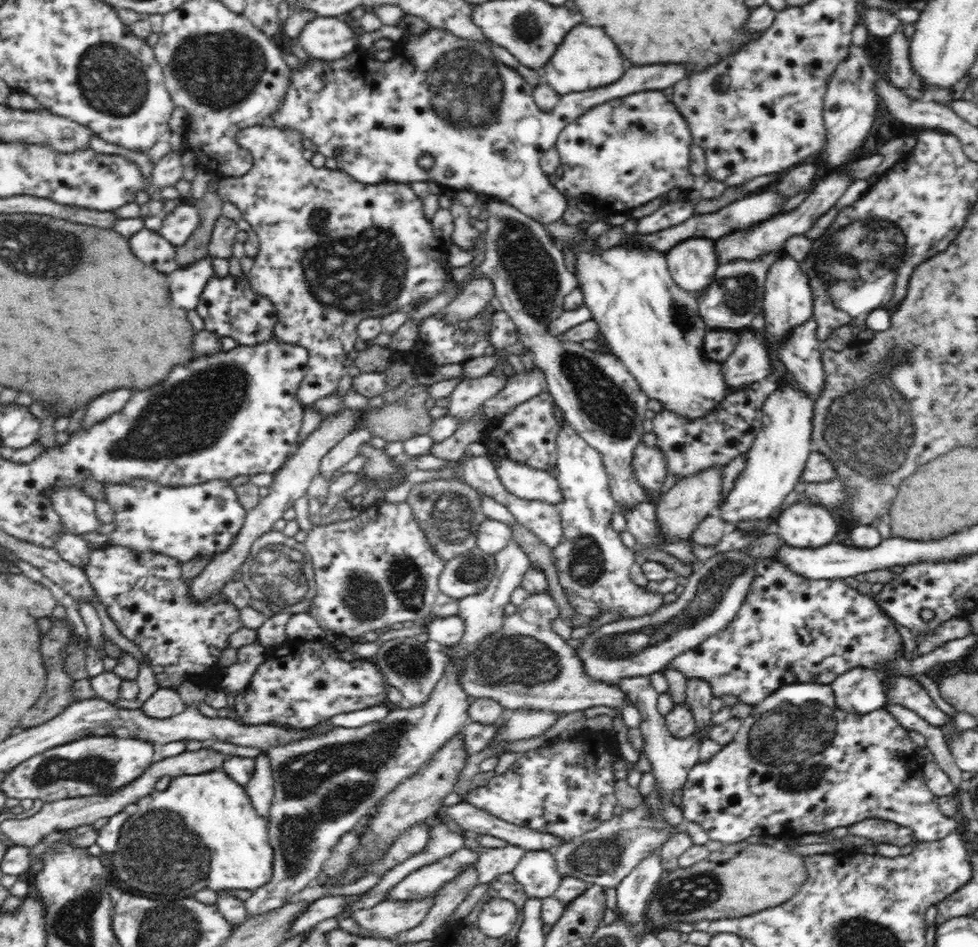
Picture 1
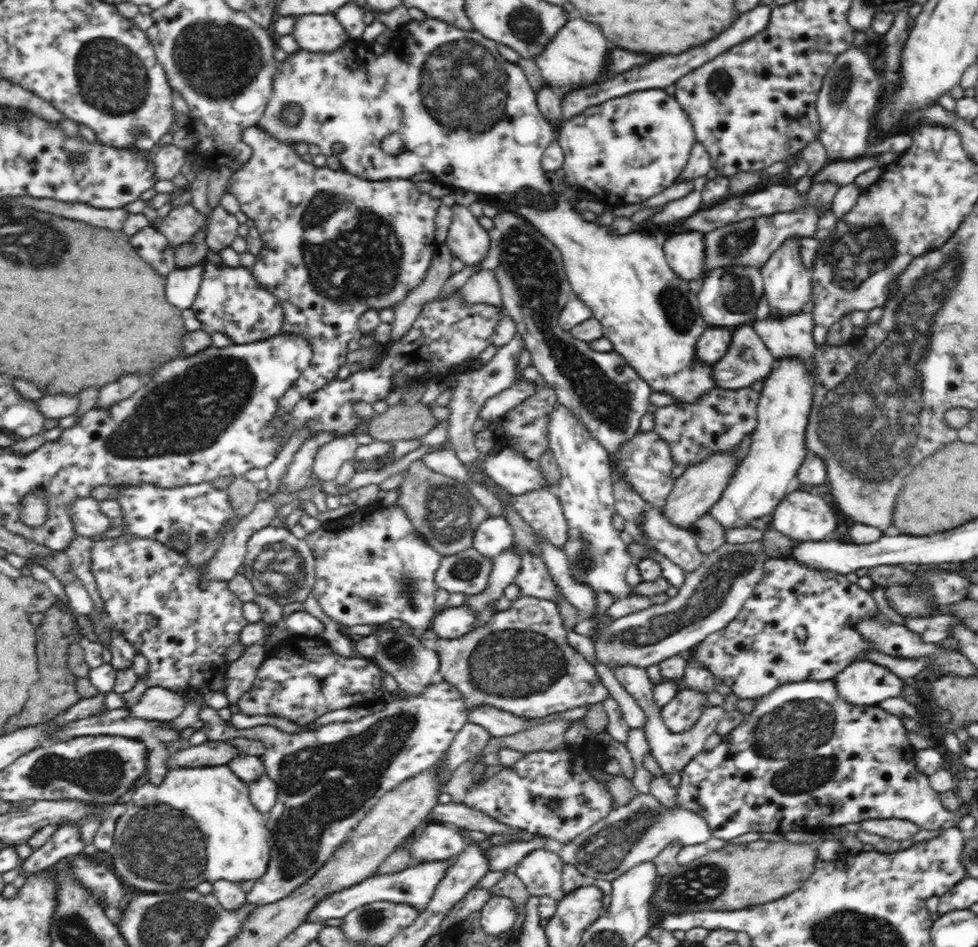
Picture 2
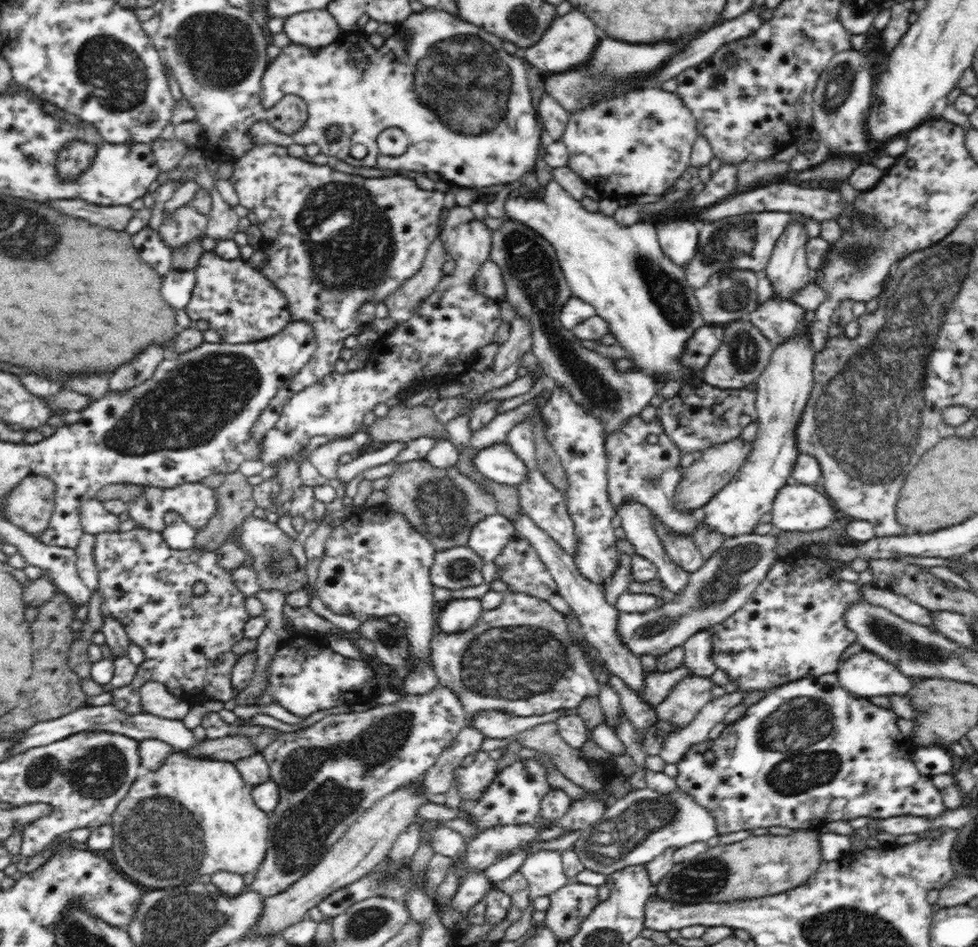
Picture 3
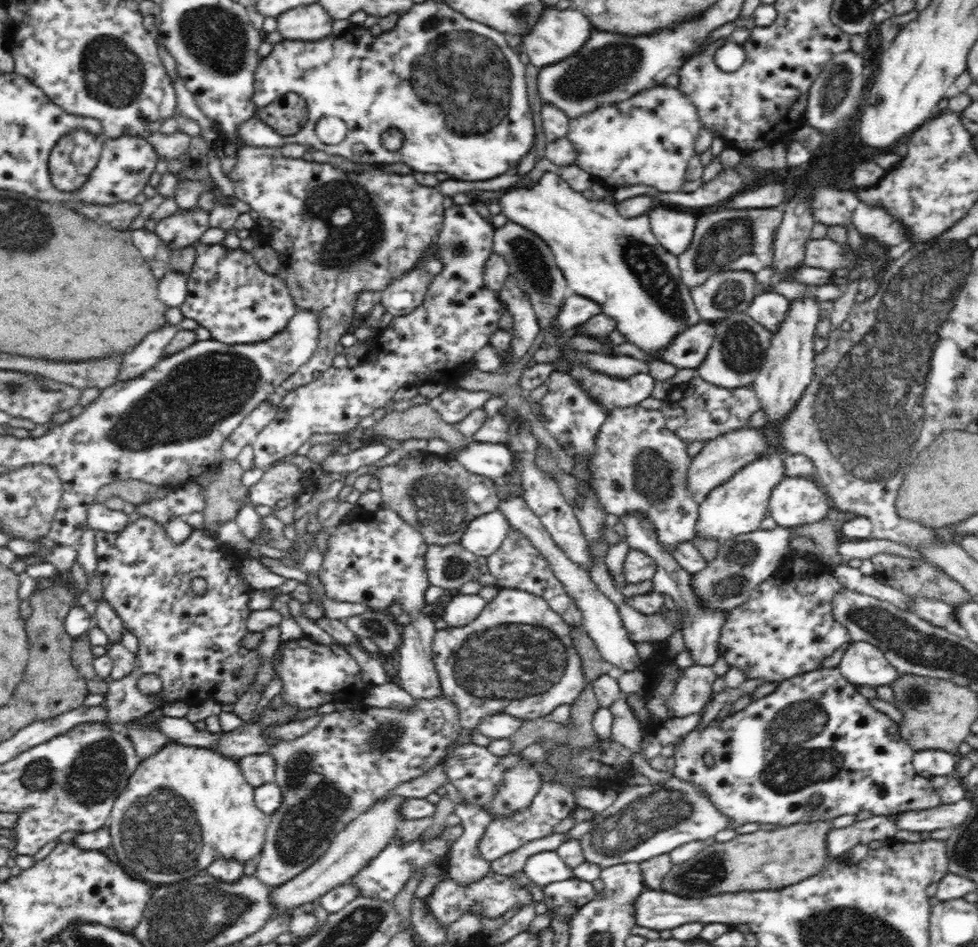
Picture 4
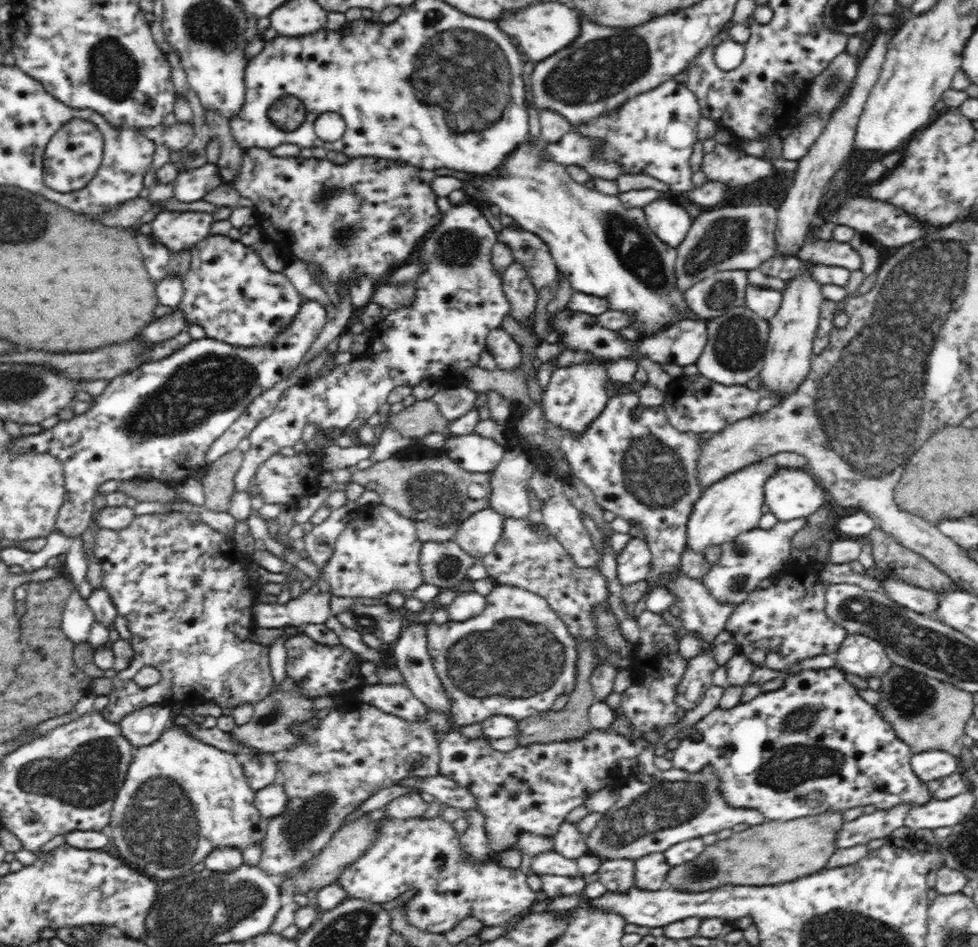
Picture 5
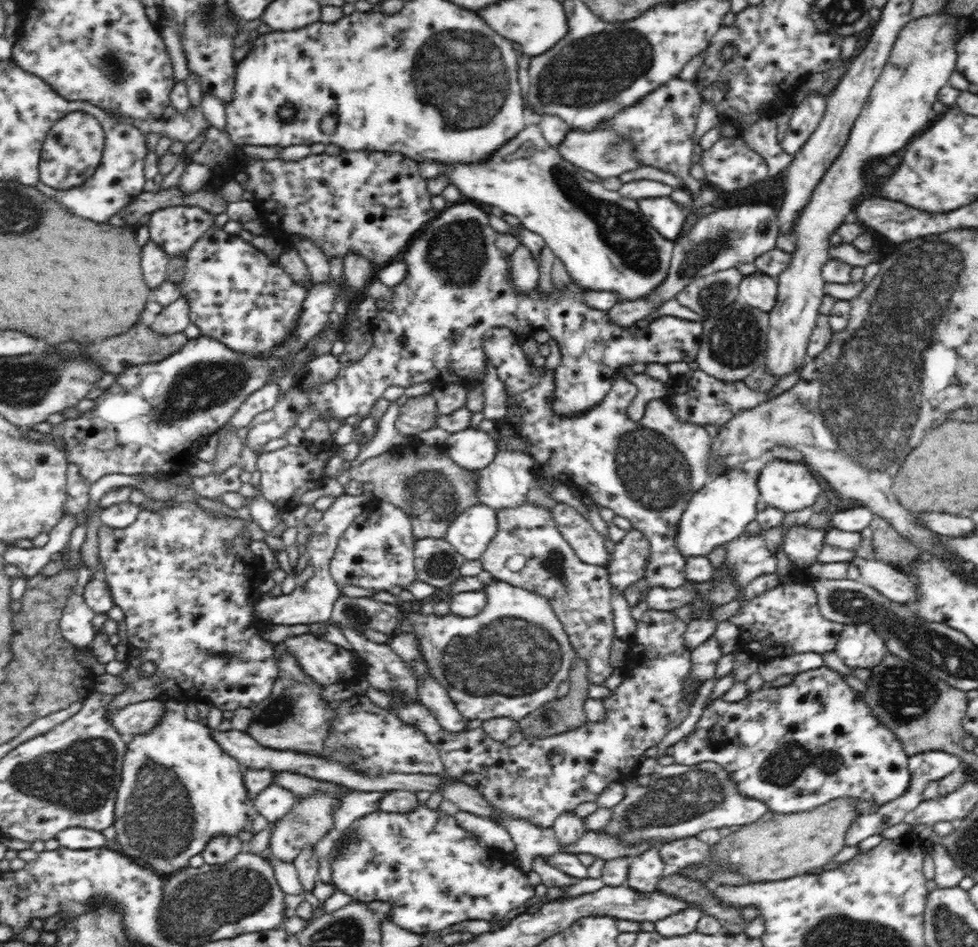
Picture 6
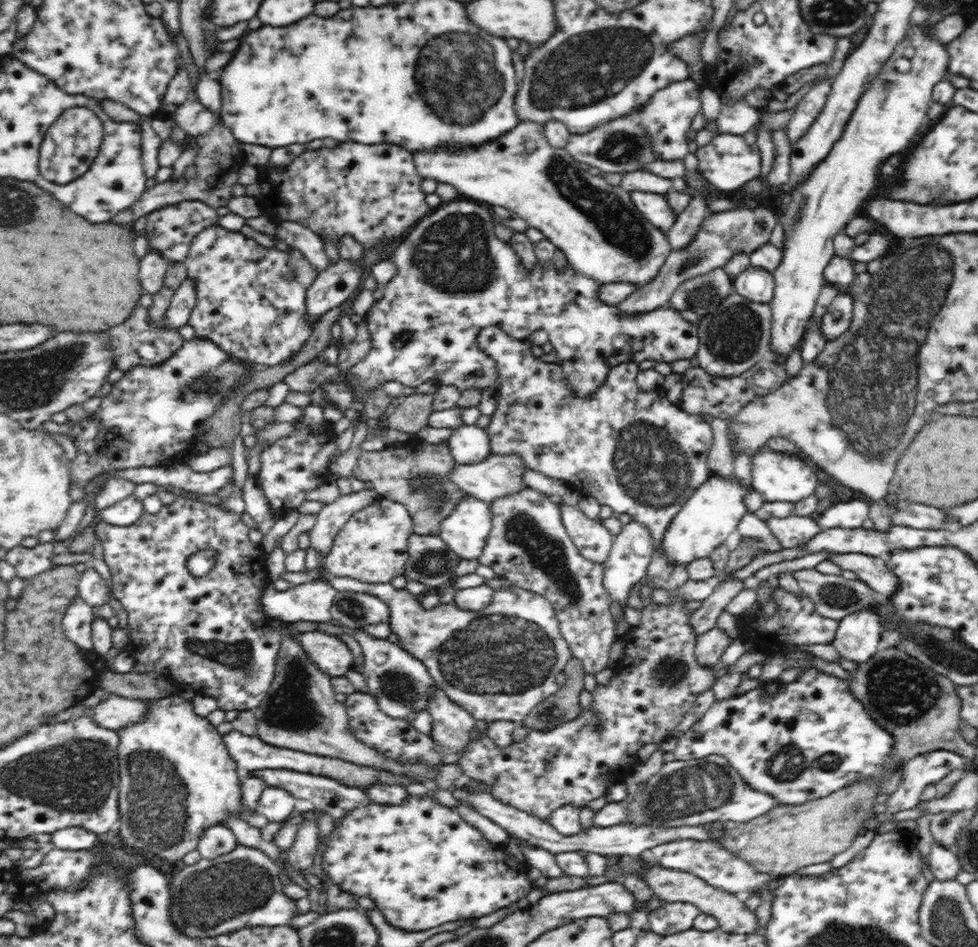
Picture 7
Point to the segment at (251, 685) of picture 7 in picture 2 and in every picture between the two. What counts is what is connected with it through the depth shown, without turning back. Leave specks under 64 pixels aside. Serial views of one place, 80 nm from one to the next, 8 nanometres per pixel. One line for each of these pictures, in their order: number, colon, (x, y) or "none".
2: (150, 593)
3: (147, 586)
4: (192, 642)
5: (183, 588)
6: (187, 584)

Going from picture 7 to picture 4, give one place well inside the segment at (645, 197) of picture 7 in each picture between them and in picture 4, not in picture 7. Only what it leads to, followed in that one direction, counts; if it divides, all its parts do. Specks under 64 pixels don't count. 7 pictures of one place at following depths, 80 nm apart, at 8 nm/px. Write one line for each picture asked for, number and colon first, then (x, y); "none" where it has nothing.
4: (674, 229)
5: (670, 222)
6: (667, 217)

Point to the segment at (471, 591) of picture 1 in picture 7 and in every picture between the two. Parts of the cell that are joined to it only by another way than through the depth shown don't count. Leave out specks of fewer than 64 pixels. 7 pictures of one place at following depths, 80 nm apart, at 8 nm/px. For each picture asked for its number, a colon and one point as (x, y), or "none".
2: (467, 572)
3: (460, 567)
4: (448, 567)
5: (445, 565)
6: (437, 563)
7: (430, 561)

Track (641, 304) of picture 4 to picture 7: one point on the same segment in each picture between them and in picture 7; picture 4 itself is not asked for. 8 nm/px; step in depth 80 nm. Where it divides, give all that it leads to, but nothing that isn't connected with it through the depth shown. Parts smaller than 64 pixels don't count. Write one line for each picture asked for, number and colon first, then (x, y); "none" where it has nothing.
5: (602, 247)
6: (605, 242)
7: (603, 235)

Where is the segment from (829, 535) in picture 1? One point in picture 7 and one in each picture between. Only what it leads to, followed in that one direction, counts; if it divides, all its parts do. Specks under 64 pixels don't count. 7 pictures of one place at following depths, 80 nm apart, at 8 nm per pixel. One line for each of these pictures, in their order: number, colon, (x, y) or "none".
2: (803, 515)
3: (800, 508)
4: (794, 501)
5: (790, 493)
6: (790, 486)
7: (778, 477)

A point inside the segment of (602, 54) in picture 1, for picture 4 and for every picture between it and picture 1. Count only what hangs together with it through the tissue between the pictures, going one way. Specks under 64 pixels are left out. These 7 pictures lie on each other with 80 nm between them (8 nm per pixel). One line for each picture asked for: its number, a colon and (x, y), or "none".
2: (577, 56)
3: (569, 42)
4: (557, 35)

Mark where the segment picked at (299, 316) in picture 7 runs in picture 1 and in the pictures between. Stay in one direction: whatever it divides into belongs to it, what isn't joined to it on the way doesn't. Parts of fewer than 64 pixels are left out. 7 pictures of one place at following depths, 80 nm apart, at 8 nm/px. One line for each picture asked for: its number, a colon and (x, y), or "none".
1: (228, 306)
2: (231, 301)
3: (232, 297)
4: (239, 303)
5: (228, 290)
6: (236, 296)

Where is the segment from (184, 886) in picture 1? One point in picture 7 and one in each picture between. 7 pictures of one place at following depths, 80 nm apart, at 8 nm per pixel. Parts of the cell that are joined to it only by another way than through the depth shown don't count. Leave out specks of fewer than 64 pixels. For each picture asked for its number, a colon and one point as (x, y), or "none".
2: (199, 825)
3: (192, 817)
4: (186, 806)
5: (181, 799)
6: (179, 788)
7: (177, 778)

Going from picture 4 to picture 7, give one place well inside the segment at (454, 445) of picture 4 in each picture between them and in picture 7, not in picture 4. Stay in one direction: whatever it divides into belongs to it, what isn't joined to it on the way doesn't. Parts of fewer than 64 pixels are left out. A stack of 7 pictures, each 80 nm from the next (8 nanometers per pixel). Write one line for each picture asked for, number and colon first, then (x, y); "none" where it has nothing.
5: (421, 419)
6: (418, 414)
7: (412, 415)

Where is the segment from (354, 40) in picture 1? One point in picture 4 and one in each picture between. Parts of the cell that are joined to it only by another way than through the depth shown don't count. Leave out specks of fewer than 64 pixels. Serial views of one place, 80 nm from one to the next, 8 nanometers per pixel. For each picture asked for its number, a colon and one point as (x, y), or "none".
2: (318, 33)
3: (314, 28)
4: (313, 22)

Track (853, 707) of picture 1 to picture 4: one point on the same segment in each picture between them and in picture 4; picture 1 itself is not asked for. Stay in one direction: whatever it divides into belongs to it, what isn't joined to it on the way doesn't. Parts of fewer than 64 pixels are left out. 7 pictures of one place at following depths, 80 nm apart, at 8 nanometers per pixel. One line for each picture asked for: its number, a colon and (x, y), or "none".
2: (863, 683)
3: (866, 674)
4: (863, 665)

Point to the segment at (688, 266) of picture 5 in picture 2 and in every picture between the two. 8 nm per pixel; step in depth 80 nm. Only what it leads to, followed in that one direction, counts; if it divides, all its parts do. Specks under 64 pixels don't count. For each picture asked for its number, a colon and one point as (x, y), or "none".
2: (751, 242)
3: (745, 242)
4: (740, 240)

